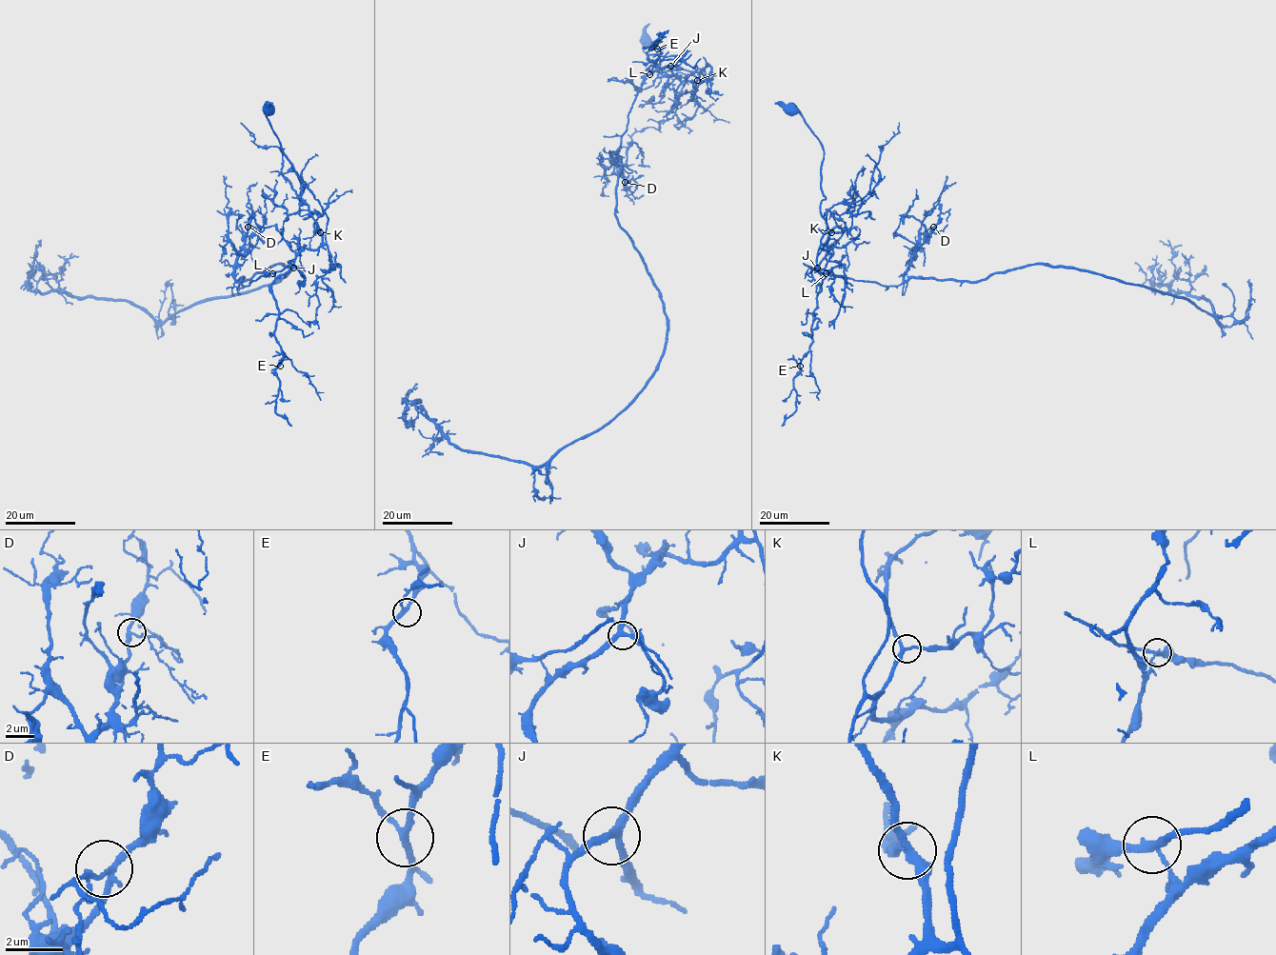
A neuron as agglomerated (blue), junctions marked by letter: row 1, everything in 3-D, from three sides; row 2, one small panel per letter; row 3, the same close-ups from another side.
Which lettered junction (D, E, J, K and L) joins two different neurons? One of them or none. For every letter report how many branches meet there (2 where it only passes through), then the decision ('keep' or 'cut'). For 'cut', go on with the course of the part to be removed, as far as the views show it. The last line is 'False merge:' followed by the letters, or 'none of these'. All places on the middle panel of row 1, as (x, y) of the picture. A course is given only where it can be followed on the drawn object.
D: 3 | keep
E: 3 | keep
J: 3 | keep
K: 3 | keep
L: 3 | cut | (649, 74), (668, 67), (681, 81), (699, 76), (687, 75), (658, 129), (643, 128), (617, 147)
False merge: L

